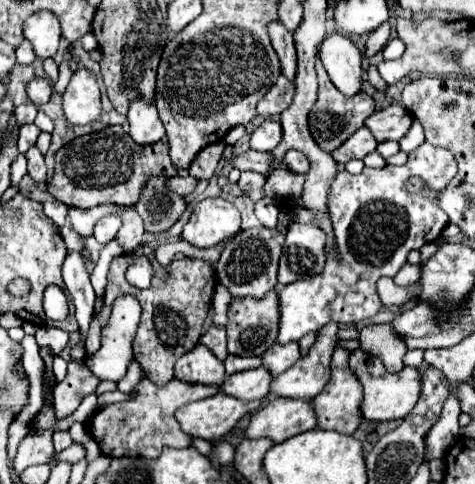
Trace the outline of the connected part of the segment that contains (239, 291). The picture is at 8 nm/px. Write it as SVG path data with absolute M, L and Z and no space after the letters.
M252 227L240 231L228 243L228 247L220 255L220 261L216 263L216 275L220 277L220 283L226 285L234 297L248 297L248 295L256 299L264 297L272 287L276 287L276 271L282 245L284 245L284 235L278 229Z

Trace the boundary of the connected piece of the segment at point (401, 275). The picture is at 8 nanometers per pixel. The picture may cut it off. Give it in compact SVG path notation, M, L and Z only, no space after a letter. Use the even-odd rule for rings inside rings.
M404 263L404 267L398 271L398 275L394 277L394 281L398 283L398 285L412 285L414 281L418 281L420 279L420 267L416 267L416 265L412 265L412 263Z

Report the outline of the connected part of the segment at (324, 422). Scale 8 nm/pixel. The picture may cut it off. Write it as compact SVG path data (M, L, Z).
M336 347L334 355L332 355L332 377L330 377L328 385L324 387L324 391L312 399L312 403L314 403L316 415L318 415L320 429L332 429L332 431L352 435L364 421L362 411L360 411L360 405L364 401L364 389L362 389L362 383L358 381L358 377L354 375L354 371L350 369L348 359L350 359L350 351L344 347Z

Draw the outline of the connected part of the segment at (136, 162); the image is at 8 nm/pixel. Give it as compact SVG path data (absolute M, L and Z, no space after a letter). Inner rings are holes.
M112 125L98 133L76 137L74 141L66 143L54 155L54 159L56 159L54 175L46 183L46 191L54 199L66 203L68 207L78 207L78 209L90 209L86 207L86 197L92 197L92 207L104 203L132 207L138 203L142 187L150 177L178 175L176 167L170 161L166 141L158 141L152 145L138 145L122 129L122 125Z

